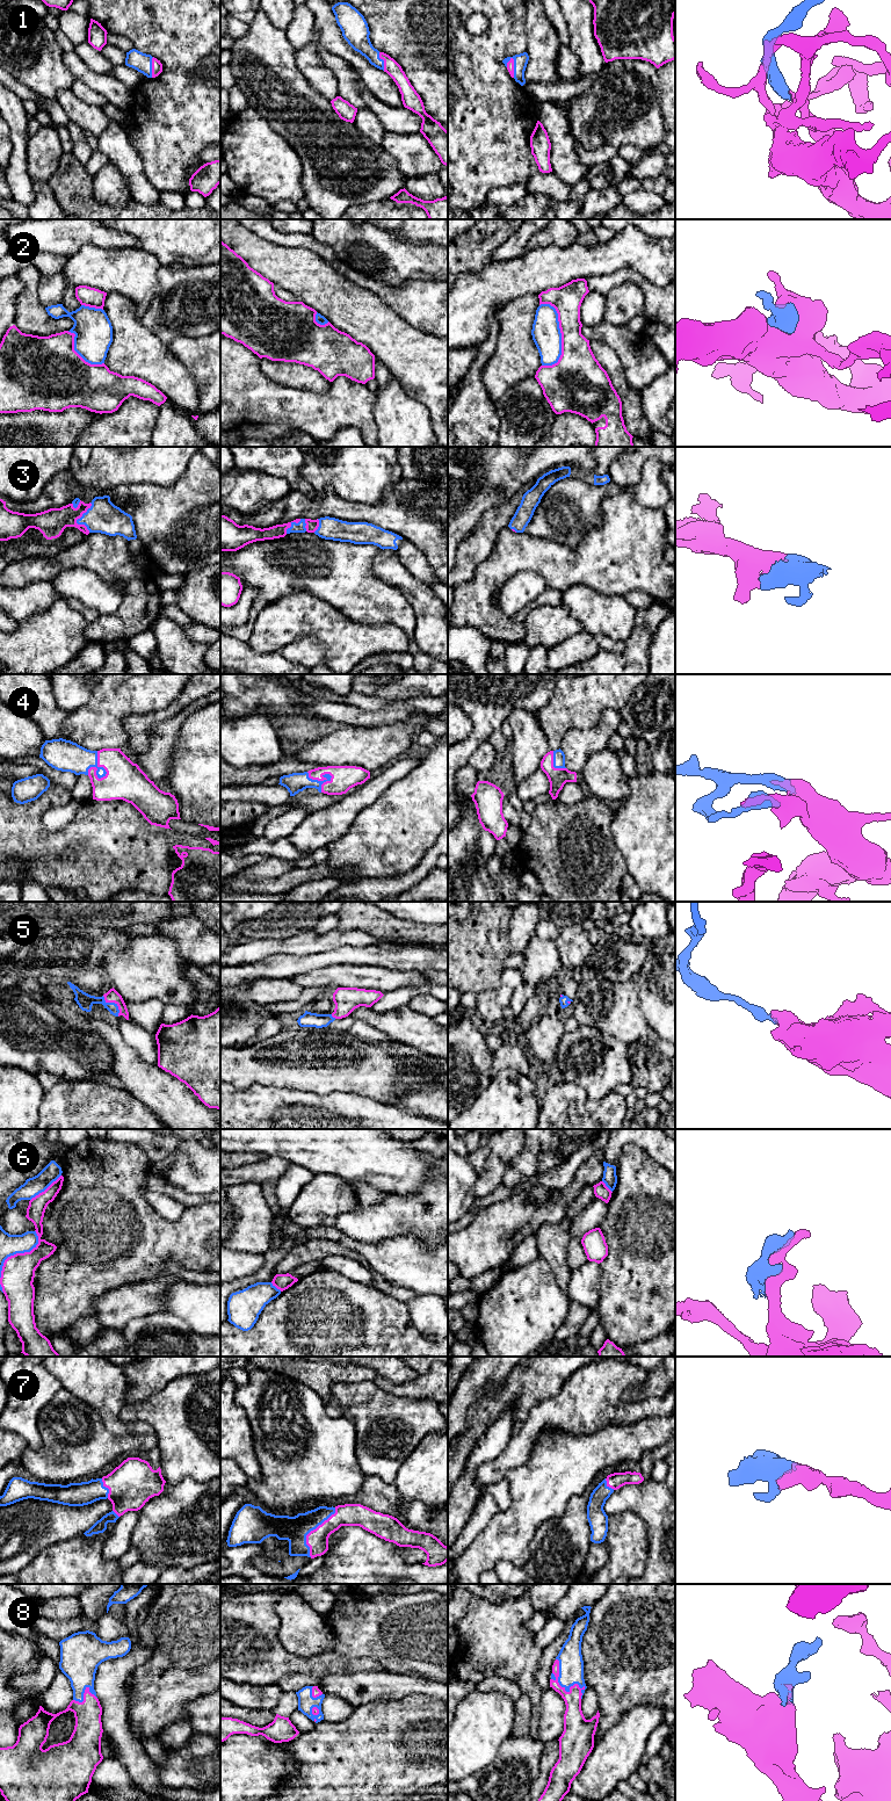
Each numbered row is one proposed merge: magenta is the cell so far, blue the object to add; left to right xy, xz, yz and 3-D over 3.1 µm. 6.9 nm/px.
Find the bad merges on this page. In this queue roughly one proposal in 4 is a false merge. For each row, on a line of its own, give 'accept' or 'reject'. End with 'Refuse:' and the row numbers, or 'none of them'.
1: accept
2: reject
3: accept
4: accept
5: accept
6: reject
7: accept
8: accept
Refuse: 2, 6

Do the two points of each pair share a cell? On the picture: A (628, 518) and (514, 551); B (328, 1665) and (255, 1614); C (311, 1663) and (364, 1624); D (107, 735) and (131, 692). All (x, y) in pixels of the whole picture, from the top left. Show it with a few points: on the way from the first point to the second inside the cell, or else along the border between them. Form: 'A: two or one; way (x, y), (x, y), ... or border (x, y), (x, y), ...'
A: one; way (600, 545), (587, 558), (548, 558), (542, 556)
B: one; way (306, 1665), (291, 1664), (265, 1636)
C: two; border (332, 1649), (349, 1657), (359, 1657)
D: one; way (107, 724), (107, 716), (121, 702)

